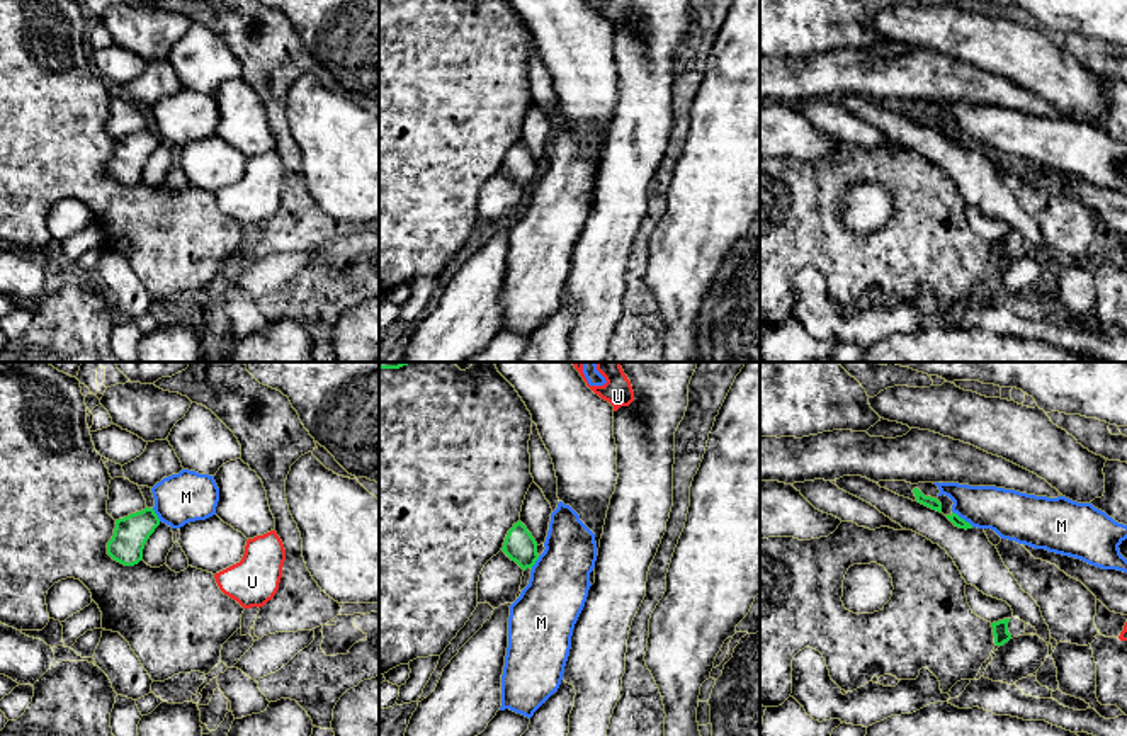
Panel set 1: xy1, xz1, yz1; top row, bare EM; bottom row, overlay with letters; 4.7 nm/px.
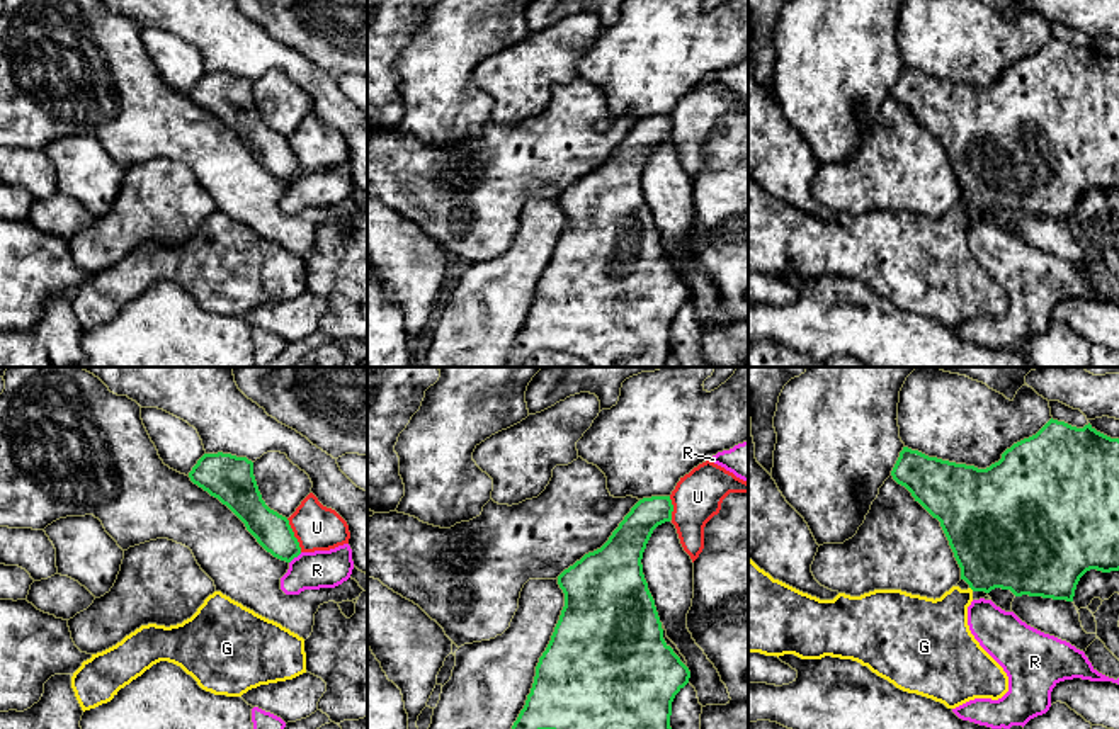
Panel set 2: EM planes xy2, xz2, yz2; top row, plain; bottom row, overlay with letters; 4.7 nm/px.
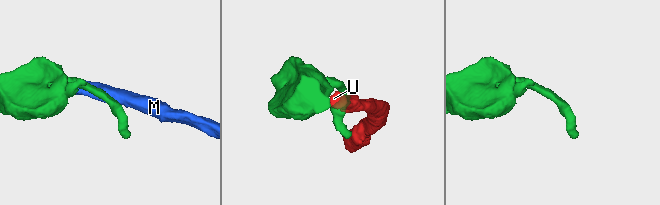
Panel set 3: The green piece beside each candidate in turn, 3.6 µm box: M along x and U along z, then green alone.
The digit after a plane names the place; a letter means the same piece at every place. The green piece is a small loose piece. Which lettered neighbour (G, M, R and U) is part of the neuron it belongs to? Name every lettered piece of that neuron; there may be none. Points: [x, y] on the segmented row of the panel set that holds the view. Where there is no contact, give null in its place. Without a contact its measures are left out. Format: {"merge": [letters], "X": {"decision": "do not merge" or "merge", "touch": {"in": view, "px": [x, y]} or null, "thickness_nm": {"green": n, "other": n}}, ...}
{"merge": ["G"], "G": {"decision": "merge", "touch": {"in": "yz2", "px": [971, 588]}, "thickness_nm": {"green": 420, "other": 280}}, "M": {"decision": "do not merge", "touch": {"in": "yz1", "px": [962, 519]}, "thickness_nm": {"green": 50, "other": 240}}, "R": {"decision": "do not merge", "touch": {"in": "xy2", "px": [295, 556]}, "thickness_nm": {"green": 170, "other": 180}}, "U": {"decision": "do not merge", "touch": {"in": "xy2", "px": [293, 536]}, "thickness_nm": {"green": 170, "other": 220}}}

